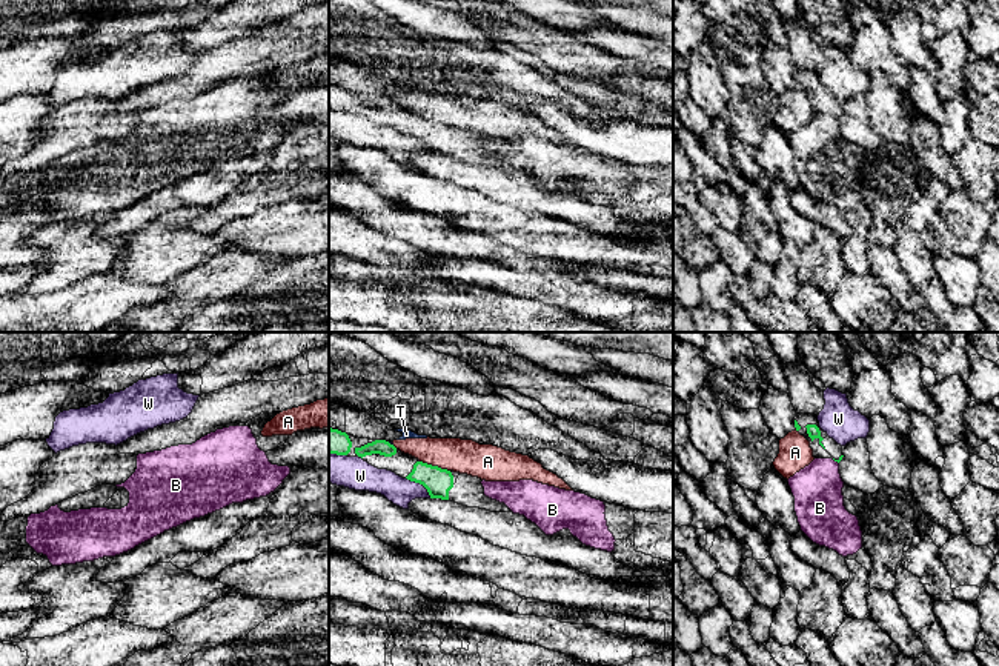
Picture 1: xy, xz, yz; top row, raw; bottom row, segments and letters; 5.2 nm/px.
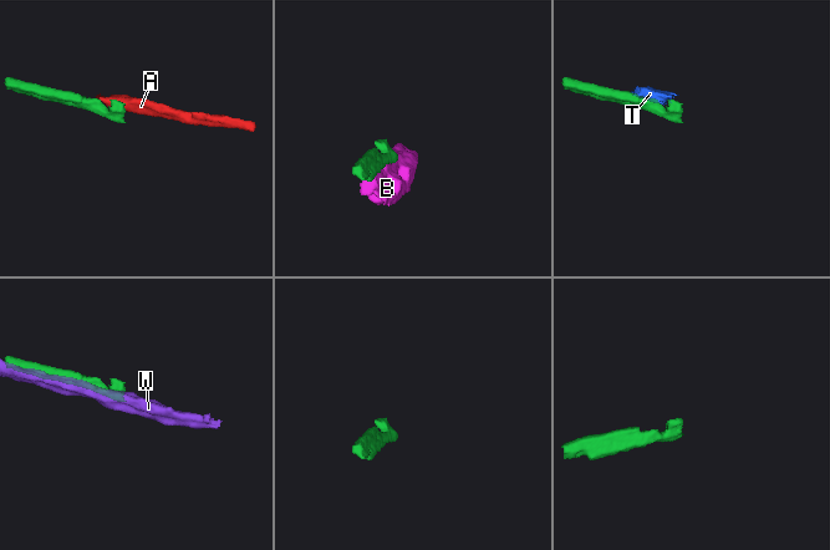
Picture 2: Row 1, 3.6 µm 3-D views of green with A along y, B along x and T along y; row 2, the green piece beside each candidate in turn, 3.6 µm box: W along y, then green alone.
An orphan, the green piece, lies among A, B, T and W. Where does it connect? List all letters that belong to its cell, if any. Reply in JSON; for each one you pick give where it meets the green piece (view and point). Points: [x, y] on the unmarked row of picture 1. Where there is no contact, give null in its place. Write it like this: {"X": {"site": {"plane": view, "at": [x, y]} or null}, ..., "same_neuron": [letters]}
{"same_neuron": []}

